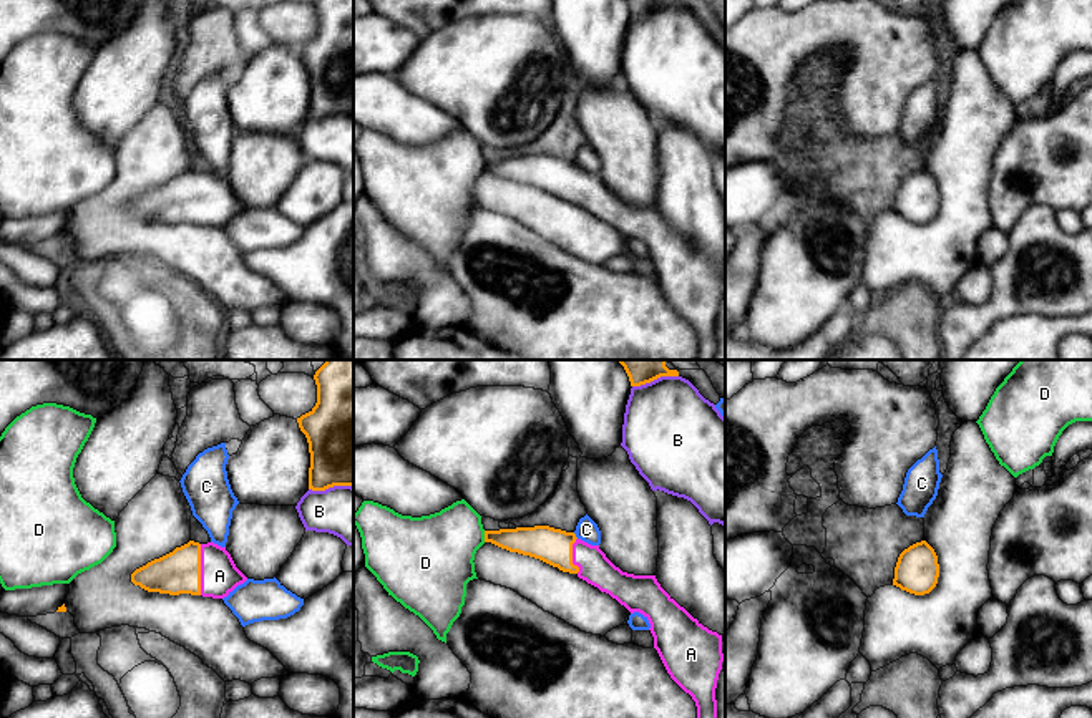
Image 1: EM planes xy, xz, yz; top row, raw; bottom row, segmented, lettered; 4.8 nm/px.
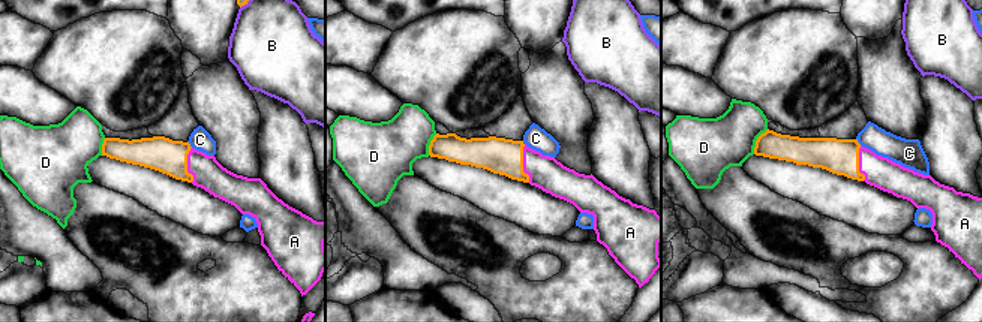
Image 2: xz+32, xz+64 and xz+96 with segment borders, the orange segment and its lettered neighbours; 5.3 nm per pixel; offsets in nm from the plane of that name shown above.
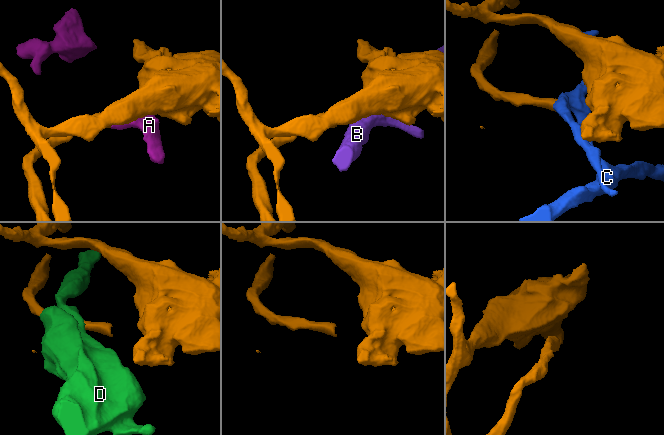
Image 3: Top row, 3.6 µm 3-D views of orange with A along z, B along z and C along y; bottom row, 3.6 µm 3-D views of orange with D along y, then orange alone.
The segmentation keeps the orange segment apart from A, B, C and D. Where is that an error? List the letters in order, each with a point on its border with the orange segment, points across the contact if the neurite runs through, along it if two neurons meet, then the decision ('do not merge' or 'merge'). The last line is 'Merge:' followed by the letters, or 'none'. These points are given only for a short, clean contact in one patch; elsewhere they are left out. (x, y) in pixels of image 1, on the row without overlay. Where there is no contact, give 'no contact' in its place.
A: contact xy (199, 198); way xy (178, 201), (199, 198), (208, 198), (219, 204); merge
B: contact xz (654, 7); do not merge
C: contact xz (575, 164); do not merge
D: contact xz (485, 164); do not merge
Merge: A

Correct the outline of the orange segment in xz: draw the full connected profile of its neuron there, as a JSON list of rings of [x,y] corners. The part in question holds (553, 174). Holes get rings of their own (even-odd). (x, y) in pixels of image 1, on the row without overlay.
[[[549,154],[485,159],[485,171],[491,171],[509,181],[539,187],[563,201],[576,202],[579,207],[609,222],[631,242],[642,242],[651,252],[654,277],[657,279],[670,307],[692,325],[697,335],[697,360],[714,360],[717,352],[715,317],[722,298],[722,264],[704,255],[684,235],[680,235],[657,211],[656,204],[634,204],[616,196],[599,174],[591,174]]]

